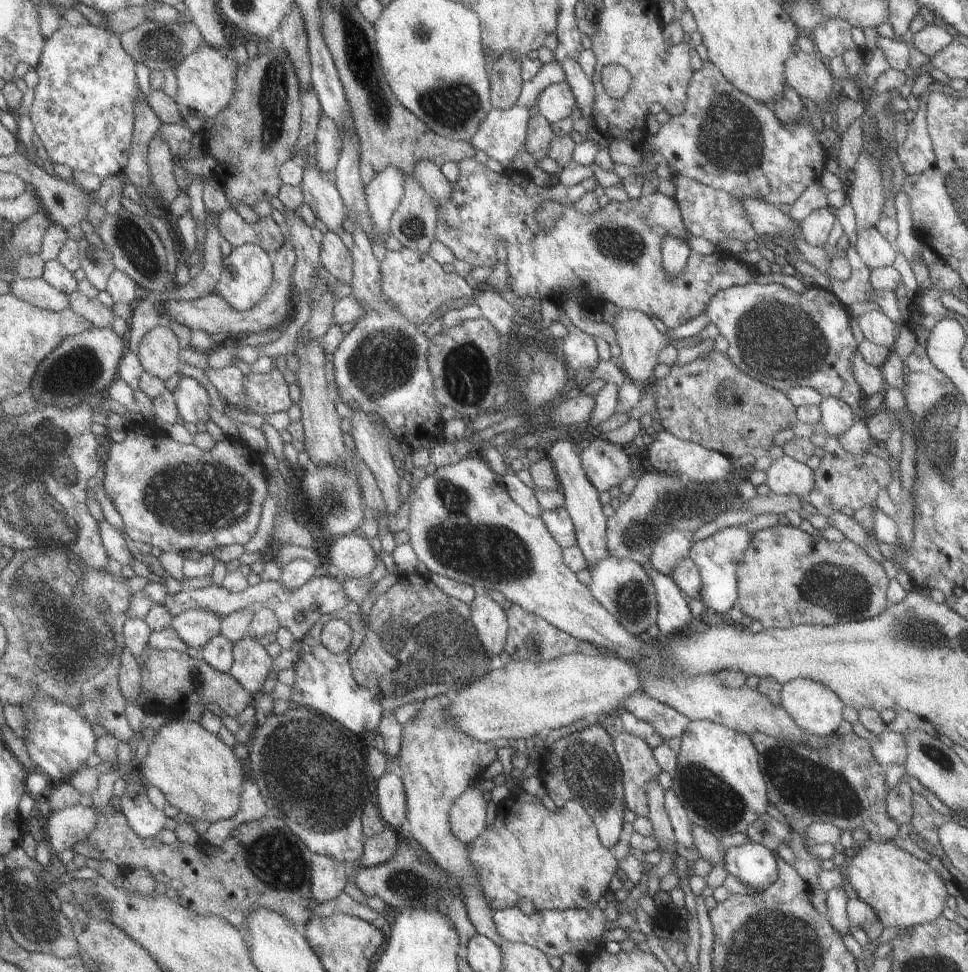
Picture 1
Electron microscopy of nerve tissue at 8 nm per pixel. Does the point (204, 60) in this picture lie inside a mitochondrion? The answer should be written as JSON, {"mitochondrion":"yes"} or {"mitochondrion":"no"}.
{"mitochondrion":"no"}

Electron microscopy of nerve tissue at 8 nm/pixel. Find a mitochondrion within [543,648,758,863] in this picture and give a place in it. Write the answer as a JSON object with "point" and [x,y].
{"point":[711,798]}

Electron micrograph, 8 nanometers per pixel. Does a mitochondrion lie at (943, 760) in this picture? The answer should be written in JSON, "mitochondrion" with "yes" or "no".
{"mitochondrion":"yes"}

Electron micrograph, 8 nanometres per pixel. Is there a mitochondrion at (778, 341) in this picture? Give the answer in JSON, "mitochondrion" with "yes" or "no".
{"mitochondrion":"yes"}

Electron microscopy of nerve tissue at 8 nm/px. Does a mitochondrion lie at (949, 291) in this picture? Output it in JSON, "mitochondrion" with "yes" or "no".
{"mitochondrion":"no"}

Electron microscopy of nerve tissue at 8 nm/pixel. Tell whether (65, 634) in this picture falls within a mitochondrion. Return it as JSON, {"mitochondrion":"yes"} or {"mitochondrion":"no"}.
{"mitochondrion":"yes"}

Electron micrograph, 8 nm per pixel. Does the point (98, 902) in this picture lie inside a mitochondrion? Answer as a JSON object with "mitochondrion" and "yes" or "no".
{"mitochondrion":"yes"}

